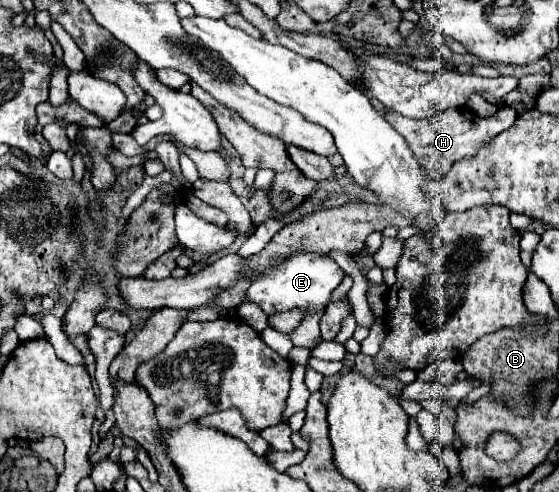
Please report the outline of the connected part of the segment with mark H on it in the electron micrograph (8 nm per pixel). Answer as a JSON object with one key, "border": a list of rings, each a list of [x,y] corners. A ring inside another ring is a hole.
{"border":[[[507,106],[507,108],[499,108],[499,112],[495,116],[491,116],[491,118],[479,118],[469,108],[453,108],[453,110],[441,112],[441,114],[433,116],[433,118],[413,120],[413,118],[405,118],[401,114],[395,114],[393,110],[387,110],[385,118],[407,140],[407,144],[413,150],[415,158],[425,168],[427,180],[439,180],[439,178],[443,178],[443,174],[447,174],[447,170],[457,160],[473,158],[477,154],[477,148],[485,140],[491,140],[493,136],[497,136],[503,130],[507,130],[515,122],[517,112]]]}

